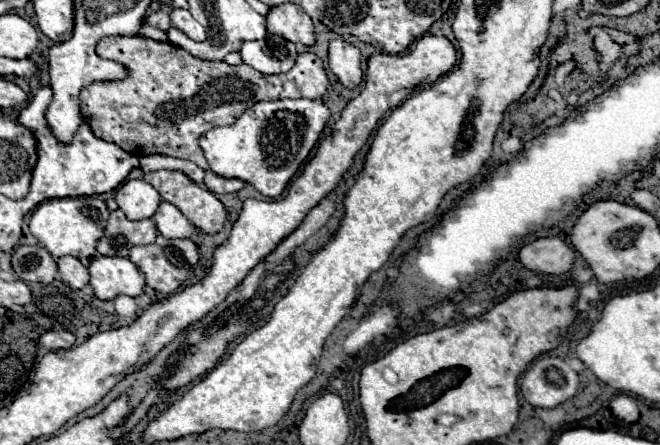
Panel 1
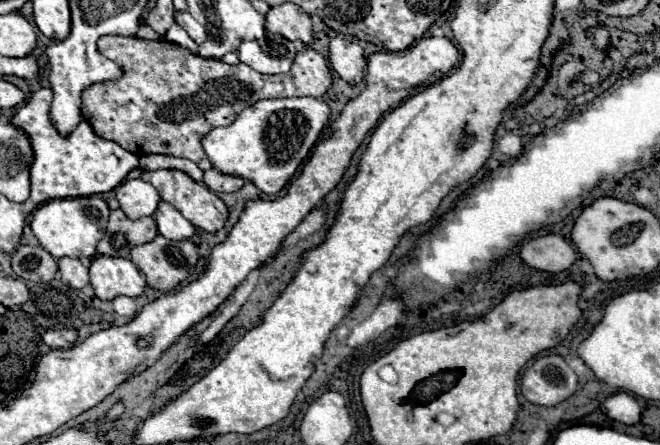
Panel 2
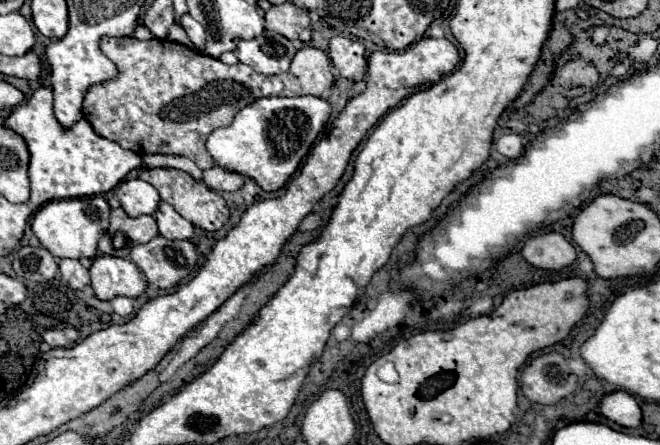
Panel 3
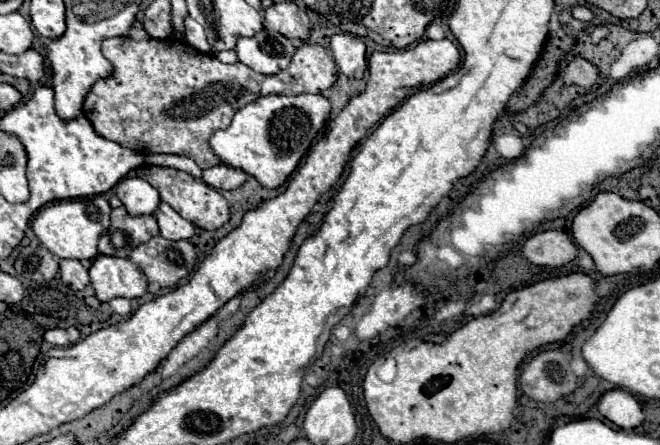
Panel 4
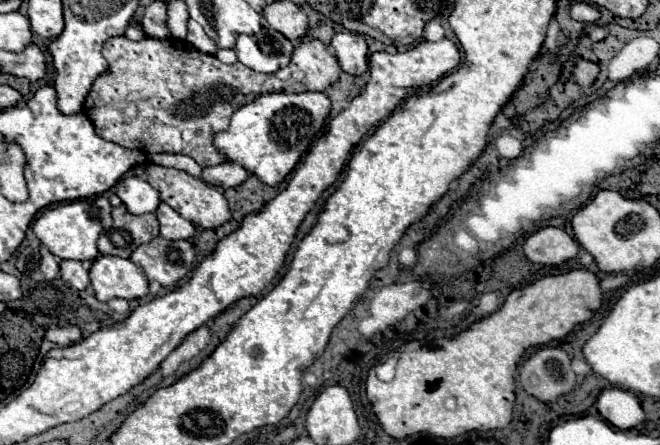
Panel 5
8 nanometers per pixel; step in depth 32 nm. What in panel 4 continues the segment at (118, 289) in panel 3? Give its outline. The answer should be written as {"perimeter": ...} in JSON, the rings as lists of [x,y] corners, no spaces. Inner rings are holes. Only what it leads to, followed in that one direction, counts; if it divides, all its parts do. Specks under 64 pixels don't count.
{"perimeter":[[[96,256],[90,268],[90,282],[100,302],[108,302],[118,296],[132,300],[148,292],[144,272],[128,258]]]}

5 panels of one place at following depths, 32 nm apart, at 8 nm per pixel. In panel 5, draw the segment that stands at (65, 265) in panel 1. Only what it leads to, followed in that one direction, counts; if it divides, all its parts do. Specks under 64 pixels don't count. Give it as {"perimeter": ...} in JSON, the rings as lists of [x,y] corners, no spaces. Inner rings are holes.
{"perimeter":[[[62,260],[60,262],[60,278],[66,286],[70,286],[74,290],[86,290],[86,286],[90,284],[90,276],[78,260]]]}

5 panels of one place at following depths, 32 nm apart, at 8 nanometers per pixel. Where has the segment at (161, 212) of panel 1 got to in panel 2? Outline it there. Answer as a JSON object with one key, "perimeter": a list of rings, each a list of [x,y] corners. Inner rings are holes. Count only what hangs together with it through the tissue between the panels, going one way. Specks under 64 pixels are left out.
{"perimeter":[[[168,202],[158,204],[154,212],[154,220],[158,224],[158,232],[168,240],[184,240],[184,238],[192,238],[194,234],[194,226]]]}

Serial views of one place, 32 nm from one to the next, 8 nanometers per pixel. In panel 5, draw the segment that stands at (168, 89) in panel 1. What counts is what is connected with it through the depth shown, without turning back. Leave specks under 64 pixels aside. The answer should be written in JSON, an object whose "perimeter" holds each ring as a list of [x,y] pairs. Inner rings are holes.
{"perimeter":[[[114,36],[108,42],[104,42],[102,56],[108,60],[108,70],[96,78],[84,102],[84,112],[92,120],[96,134],[124,148],[136,148],[150,154],[156,152],[186,154],[194,158],[202,168],[216,166],[226,160],[226,156],[220,150],[210,148],[210,142],[218,132],[228,130],[230,116],[232,112],[236,112],[236,108],[256,100],[256,96],[262,96],[264,92],[326,90],[342,74],[336,54],[332,52],[330,46],[326,46],[320,40],[306,40],[300,46],[296,46],[290,64],[272,74],[258,74],[240,62],[232,66],[222,64],[216,56],[202,54],[196,48],[192,48],[186,40],[178,38],[166,38],[166,40],[142,38],[134,42],[124,36]]]}

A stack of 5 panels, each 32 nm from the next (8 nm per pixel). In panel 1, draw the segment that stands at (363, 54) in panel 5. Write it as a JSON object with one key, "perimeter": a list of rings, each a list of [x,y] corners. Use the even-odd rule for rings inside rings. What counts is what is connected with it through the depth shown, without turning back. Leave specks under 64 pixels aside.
{"perimeter":[[[336,38],[330,42],[328,66],[346,88],[354,88],[362,82],[362,54],[354,44]]]}

